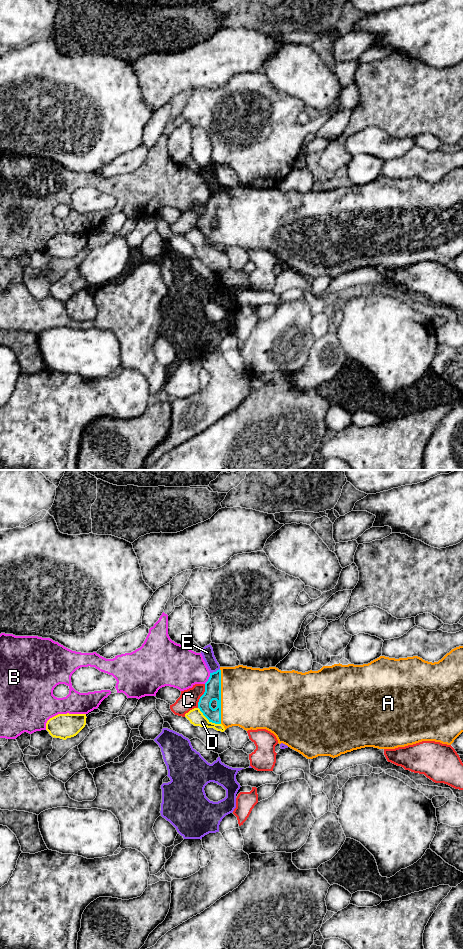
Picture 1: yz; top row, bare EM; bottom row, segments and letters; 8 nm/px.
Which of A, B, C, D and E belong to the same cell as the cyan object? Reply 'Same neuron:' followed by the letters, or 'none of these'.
Same neuron: A

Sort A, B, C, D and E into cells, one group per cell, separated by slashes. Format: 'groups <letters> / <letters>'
groups A / B / C / D / E

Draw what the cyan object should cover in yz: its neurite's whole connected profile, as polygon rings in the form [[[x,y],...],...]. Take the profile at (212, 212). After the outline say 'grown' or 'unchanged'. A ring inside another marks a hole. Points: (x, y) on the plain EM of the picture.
[[[463,166],[452,169],[441,180],[434,183],[425,181],[418,176],[399,179],[380,176],[368,184],[342,185],[339,183],[332,186],[323,186],[318,191],[310,190],[305,193],[295,190],[281,191],[276,187],[263,189],[243,185],[220,187],[216,192],[210,193],[210,197],[205,203],[205,212],[199,219],[198,228],[209,242],[222,244],[225,250],[232,246],[239,246],[246,251],[251,249],[266,249],[276,256],[279,264],[283,263],[287,265],[307,279],[313,279],[318,276],[330,276],[335,278],[341,274],[365,267],[395,269],[422,261],[435,261],[451,265],[463,252]]]; grown

